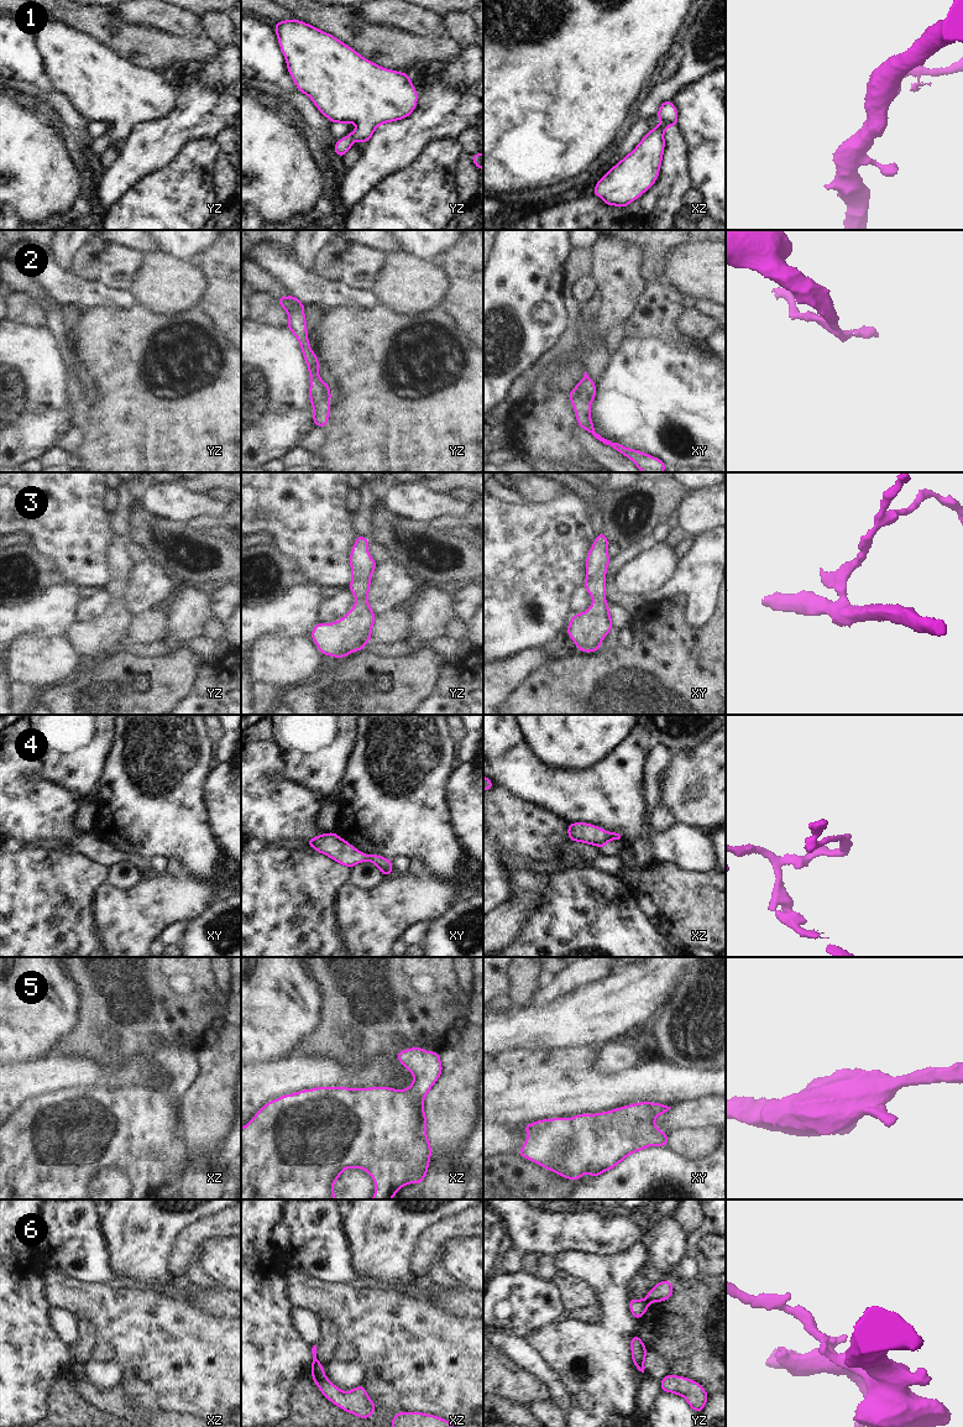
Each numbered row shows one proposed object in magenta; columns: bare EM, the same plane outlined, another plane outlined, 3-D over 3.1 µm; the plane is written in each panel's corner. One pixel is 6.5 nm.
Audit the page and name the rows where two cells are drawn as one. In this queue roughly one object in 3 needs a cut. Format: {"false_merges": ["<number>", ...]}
{"false_merges": ["6"]}

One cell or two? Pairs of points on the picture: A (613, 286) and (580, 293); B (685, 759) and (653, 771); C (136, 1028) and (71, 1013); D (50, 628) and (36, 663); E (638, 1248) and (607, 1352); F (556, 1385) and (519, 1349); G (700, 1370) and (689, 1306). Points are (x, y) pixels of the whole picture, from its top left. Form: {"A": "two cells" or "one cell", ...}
{"A": "two cells", "B": "two cells", "C": "two cells", "D": "two cells", "E": "one cell", "F": "one cell", "G": "one cell"}

